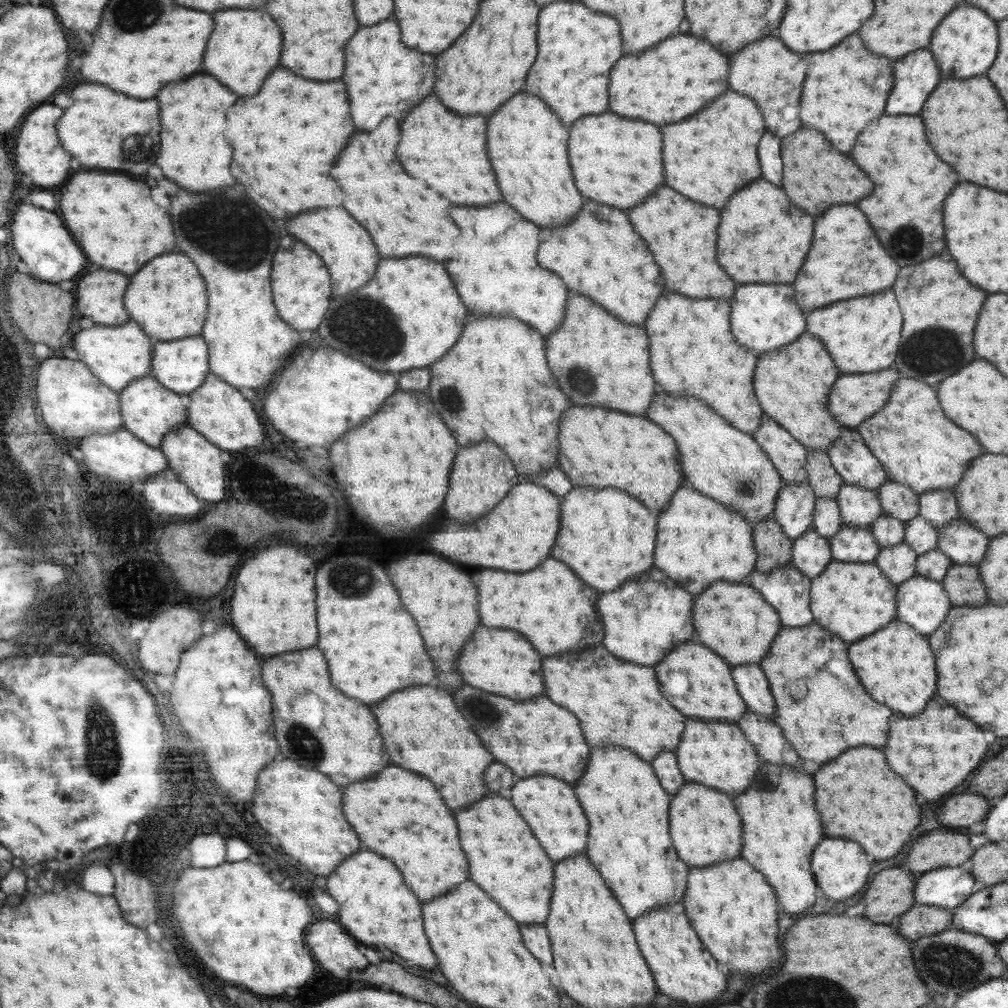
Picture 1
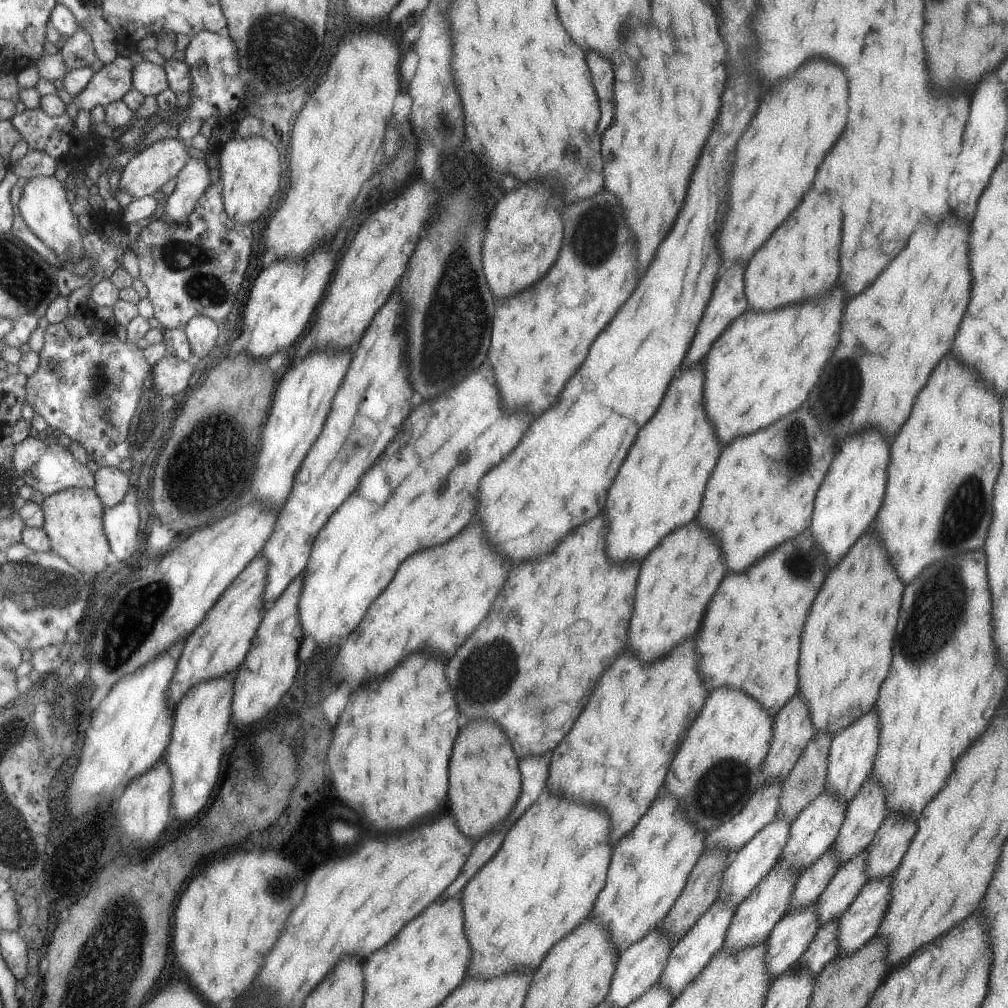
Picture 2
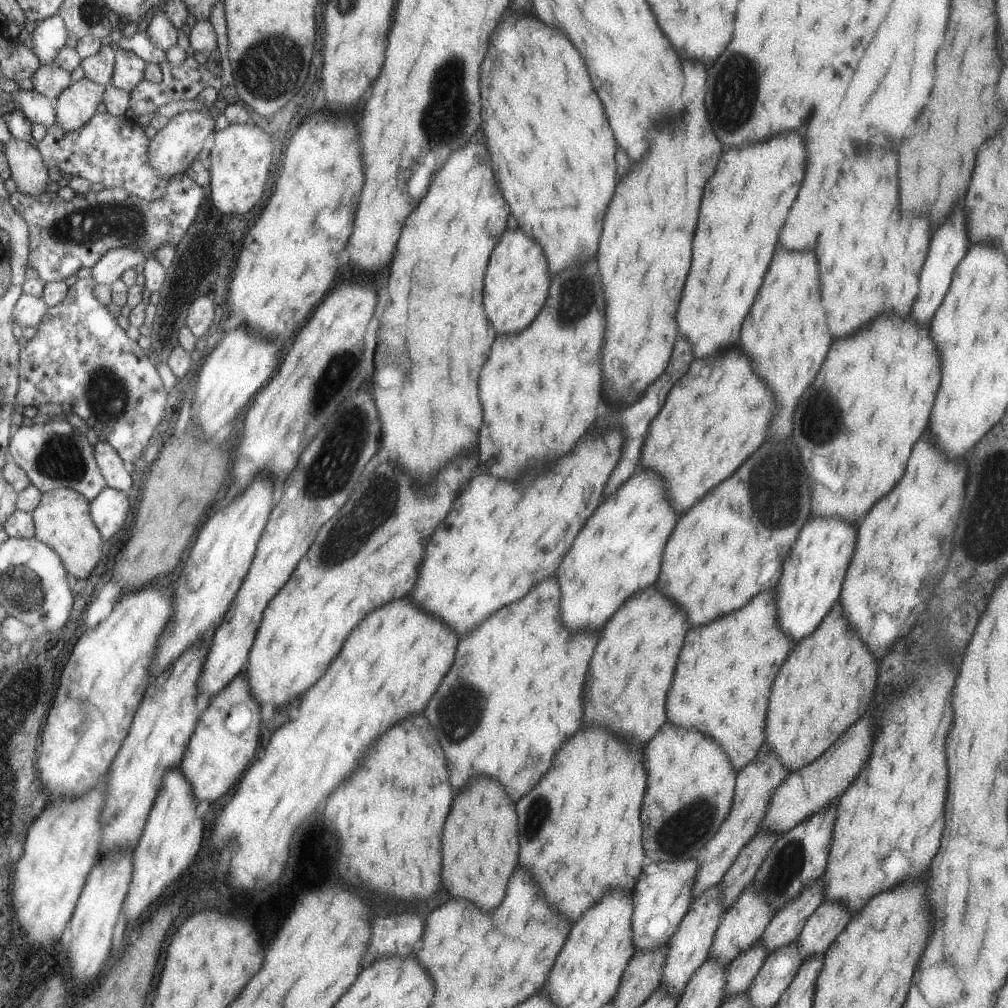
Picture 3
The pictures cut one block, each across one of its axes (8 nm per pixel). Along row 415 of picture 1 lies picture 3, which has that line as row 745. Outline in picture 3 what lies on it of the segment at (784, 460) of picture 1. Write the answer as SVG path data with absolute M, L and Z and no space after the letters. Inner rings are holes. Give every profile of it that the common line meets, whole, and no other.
M764 742L759 748L758 754L751 763L745 764L738 773L736 773L734 784L734 798L731 808L726 819L723 820L722 826L715 832L713 838L709 840L695 856L697 864L697 874L691 886L691 899L697 898L703 890L715 886L719 879L725 874L725 871L731 862L735 860L737 853L745 846L751 837L758 831L759 824L762 823L763 814L767 812L767 804L771 800L771 792L779 788L779 784L787 778L789 770L783 768L782 761L771 748L767 748Z

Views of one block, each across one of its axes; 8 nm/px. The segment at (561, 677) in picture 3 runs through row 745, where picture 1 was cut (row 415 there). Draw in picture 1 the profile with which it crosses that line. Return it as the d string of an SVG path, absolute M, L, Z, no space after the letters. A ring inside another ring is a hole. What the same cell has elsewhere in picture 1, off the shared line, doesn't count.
M469 316L451 352L429 366L431 400L435 400L439 416L447 420L447 428L455 432L455 440L463 446L493 440L510 457L520 482L526 482L523 476L547 472L556 466L559 453L557 422L567 406L571 406L547 368L545 344L545 338L537 329L514 317Z

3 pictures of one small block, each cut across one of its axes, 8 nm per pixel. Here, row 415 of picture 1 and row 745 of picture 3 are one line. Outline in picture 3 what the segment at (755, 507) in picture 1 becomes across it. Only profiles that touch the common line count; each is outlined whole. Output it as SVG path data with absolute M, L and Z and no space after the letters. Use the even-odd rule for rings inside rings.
M663 724L663 732L645 744L647 796L643 796L642 848L648 862L695 858L730 812L736 773L719 744L703 732Z

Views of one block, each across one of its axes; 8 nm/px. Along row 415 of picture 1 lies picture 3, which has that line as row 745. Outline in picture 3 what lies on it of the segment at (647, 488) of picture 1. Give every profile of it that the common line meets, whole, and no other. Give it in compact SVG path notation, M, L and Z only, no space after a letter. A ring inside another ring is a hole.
M581 728L579 736L571 736L563 752L555 756L555 764L523 800L515 802L515 808L519 808L519 866L539 884L547 904L572 924L605 892L633 891L646 861L639 822L645 772L639 752L601 728Z

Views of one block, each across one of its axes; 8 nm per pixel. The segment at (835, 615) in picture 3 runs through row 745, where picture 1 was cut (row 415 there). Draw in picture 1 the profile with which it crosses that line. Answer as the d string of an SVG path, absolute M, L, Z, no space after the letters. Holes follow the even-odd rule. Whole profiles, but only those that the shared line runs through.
M802 332L791 344L758 356L754 368L754 394L762 412L800 441L806 450L827 450L839 438L842 426L827 412L827 394L837 378L837 368L823 344Z

